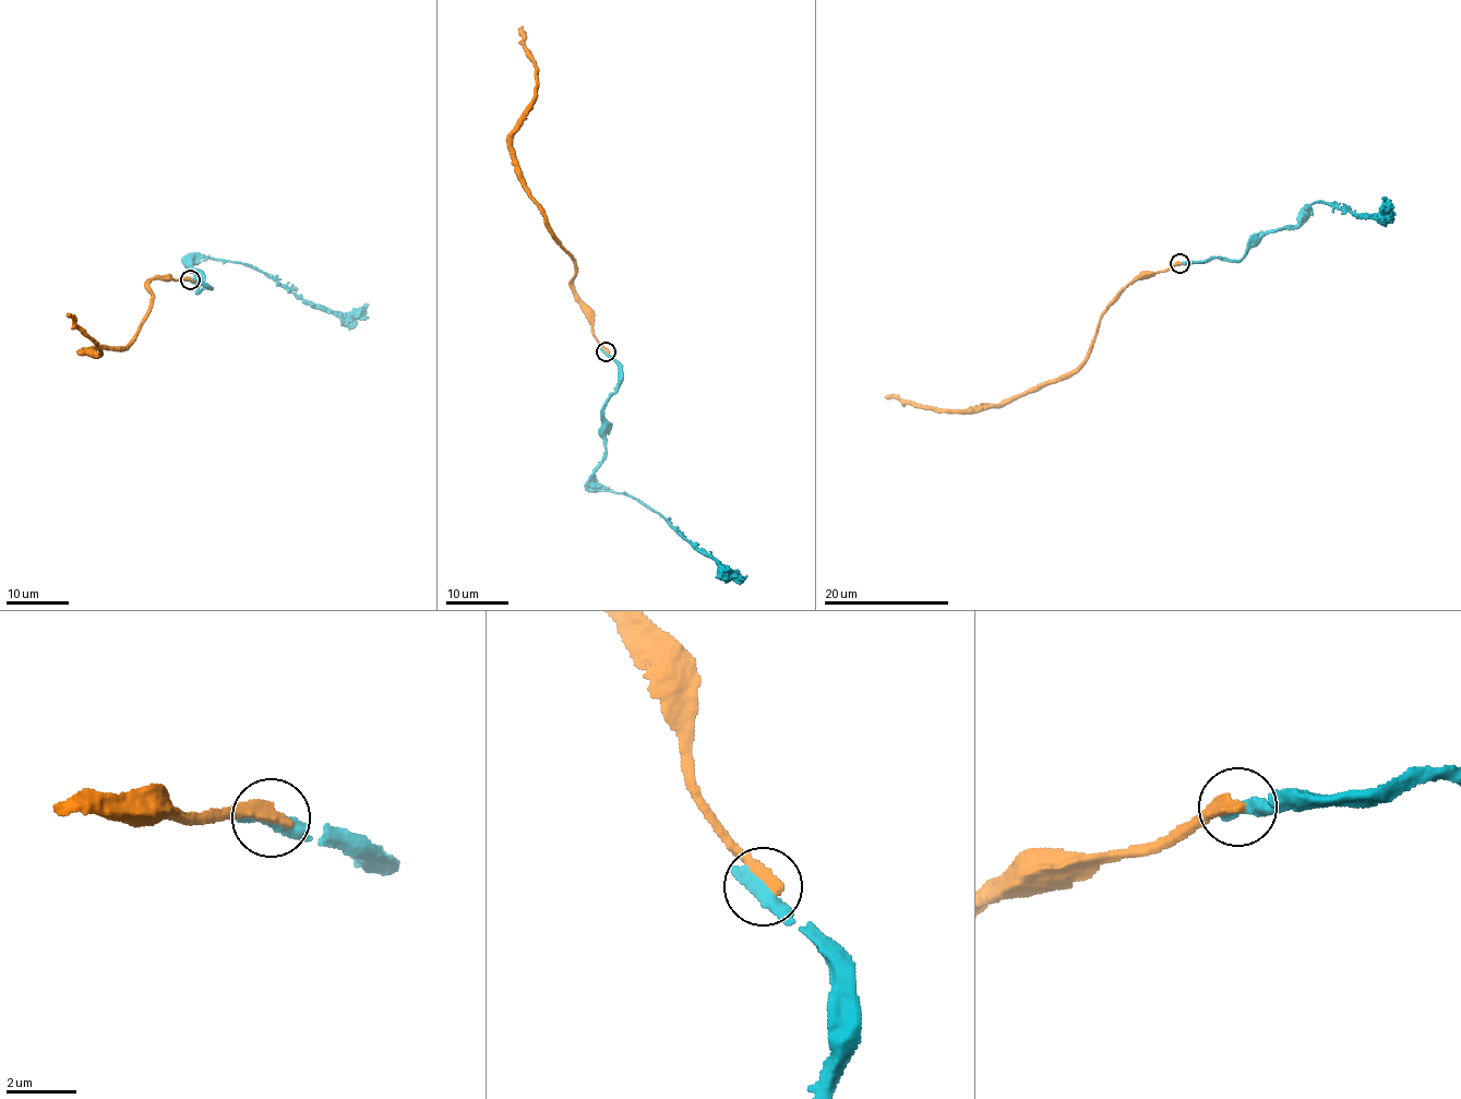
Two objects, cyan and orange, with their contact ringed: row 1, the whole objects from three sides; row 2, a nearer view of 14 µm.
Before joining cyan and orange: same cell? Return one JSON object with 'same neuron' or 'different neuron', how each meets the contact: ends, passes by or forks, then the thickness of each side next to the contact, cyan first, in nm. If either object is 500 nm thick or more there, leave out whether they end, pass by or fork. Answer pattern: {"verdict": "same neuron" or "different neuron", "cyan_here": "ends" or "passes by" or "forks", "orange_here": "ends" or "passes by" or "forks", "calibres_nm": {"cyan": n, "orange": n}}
{"verdict": "different neuron", "calibres_nm": {"cyan": 500, "orange": 440}}

